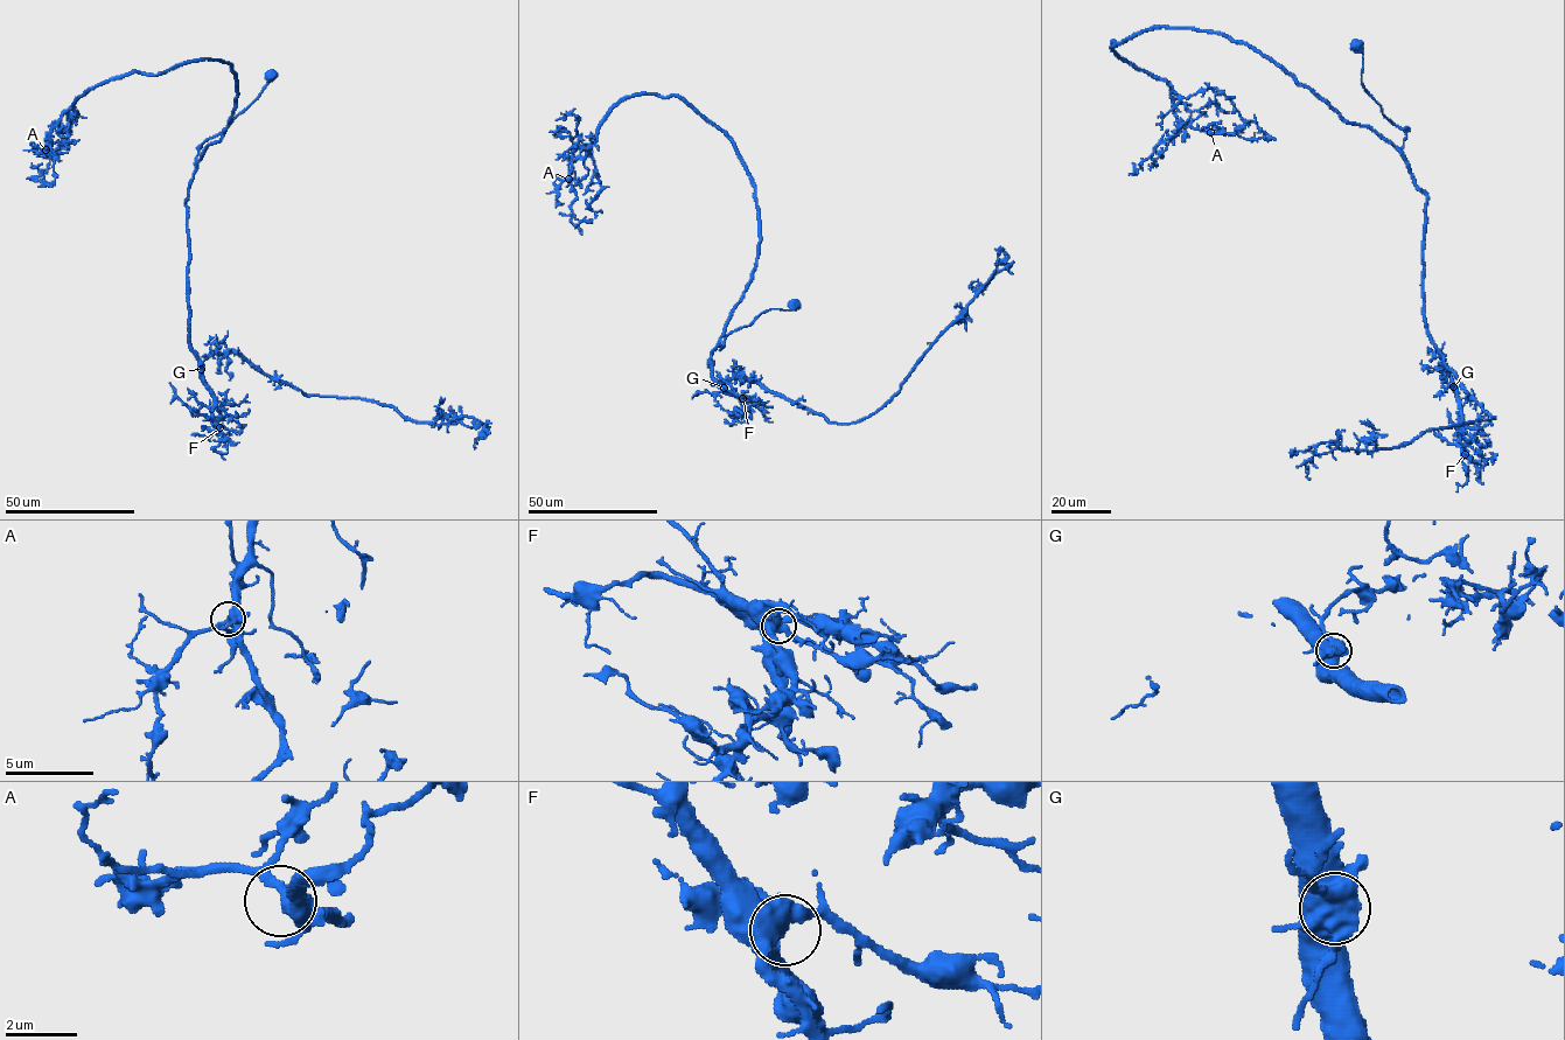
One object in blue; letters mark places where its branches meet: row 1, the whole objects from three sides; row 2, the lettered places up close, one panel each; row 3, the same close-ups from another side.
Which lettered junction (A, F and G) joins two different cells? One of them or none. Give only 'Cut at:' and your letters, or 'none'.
Cut at: G

